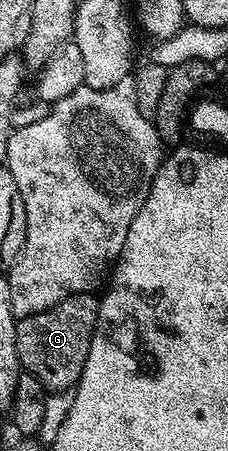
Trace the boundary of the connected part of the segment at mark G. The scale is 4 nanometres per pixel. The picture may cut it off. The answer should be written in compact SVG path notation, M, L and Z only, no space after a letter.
M89 292L73 294L69 298L57 302L57 306L53 306L49 310L41 310L32 316L22 317L16 323L17 358L20 369L33 374L33 378L37 378L37 382L41 382L41 386L46 388L48 393L74 389L75 385L78 384L81 374L85 370L85 358L89 358L89 350L99 317L99 301L98 295Z

